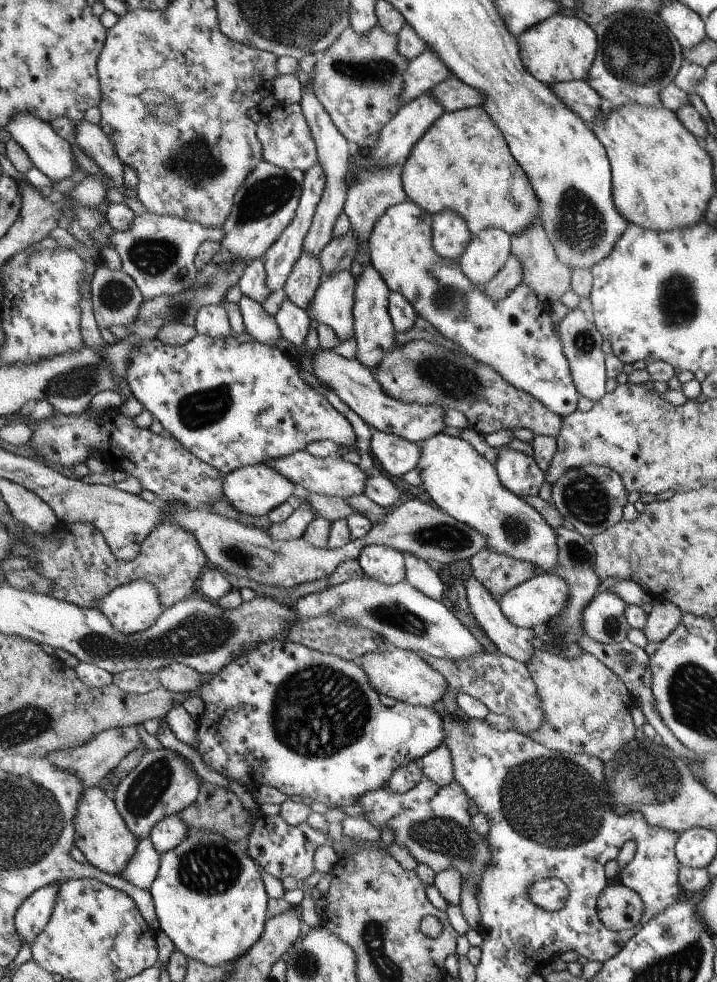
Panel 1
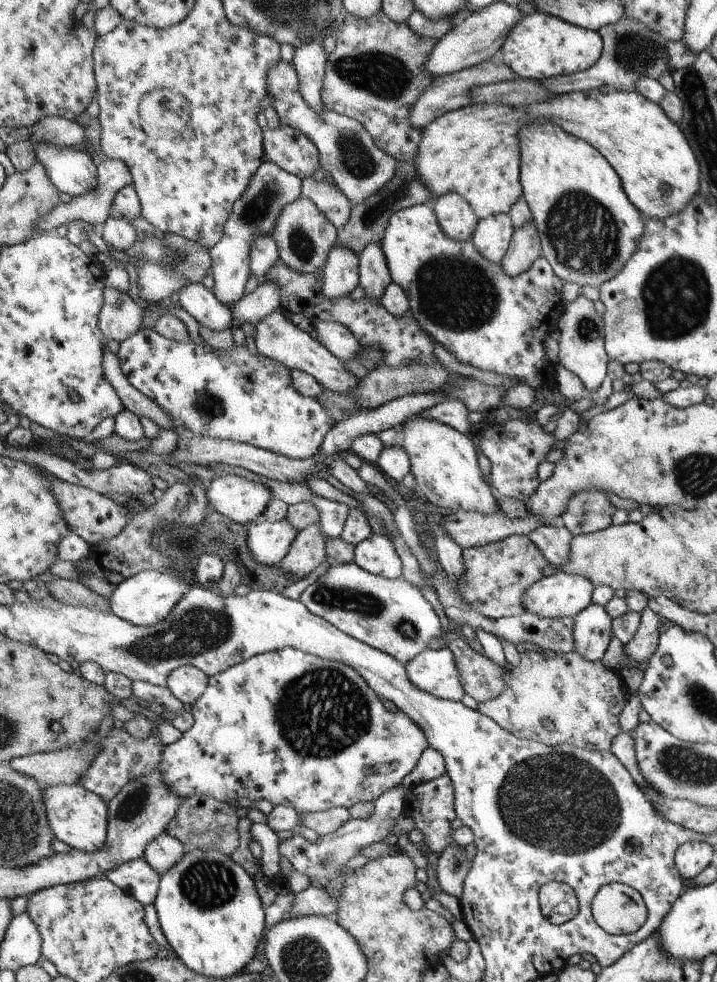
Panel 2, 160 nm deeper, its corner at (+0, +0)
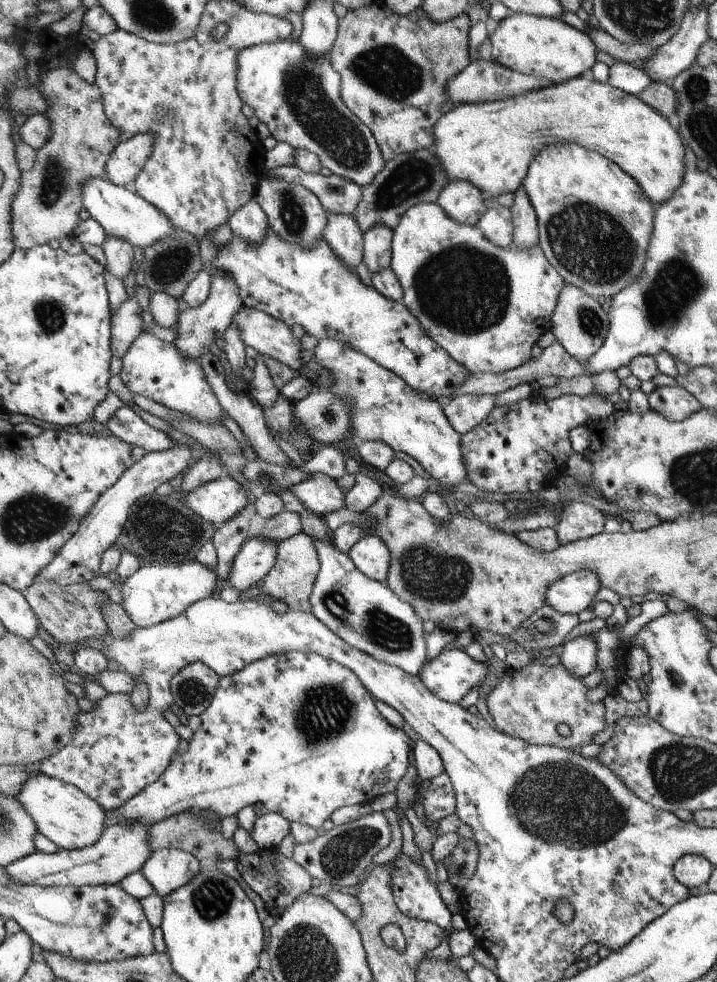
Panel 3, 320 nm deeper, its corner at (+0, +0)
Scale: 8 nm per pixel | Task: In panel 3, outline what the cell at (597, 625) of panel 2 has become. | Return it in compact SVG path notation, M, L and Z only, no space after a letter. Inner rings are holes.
M583 635L566 642L560 652L560 665L571 676L585 679L595 670L597 646L590 635Z

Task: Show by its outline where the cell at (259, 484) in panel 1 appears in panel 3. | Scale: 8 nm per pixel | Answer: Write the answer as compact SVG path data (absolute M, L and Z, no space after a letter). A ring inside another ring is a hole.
M227 473L185 494L183 503L200 518L217 526L234 518L247 504L247 492Z

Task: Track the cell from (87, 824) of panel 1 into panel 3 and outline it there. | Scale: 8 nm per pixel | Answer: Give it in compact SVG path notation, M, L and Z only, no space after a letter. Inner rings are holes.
M36 773L30 775L15 796L24 810L32 816L38 832L52 840L58 848L67 851L92 846L103 836L106 828L106 811L91 796L72 783Z

